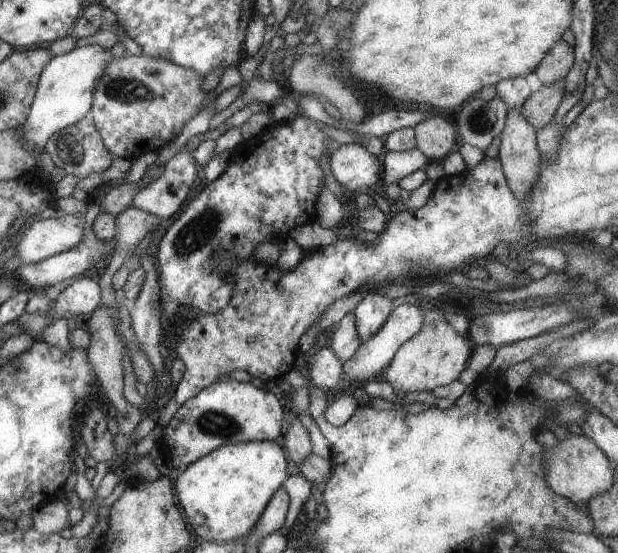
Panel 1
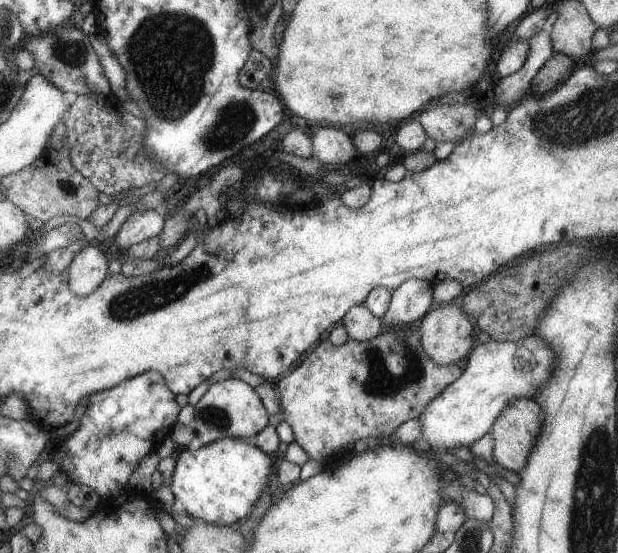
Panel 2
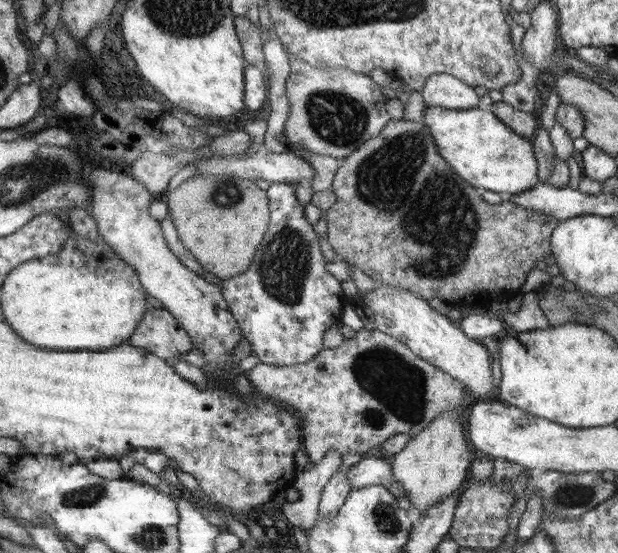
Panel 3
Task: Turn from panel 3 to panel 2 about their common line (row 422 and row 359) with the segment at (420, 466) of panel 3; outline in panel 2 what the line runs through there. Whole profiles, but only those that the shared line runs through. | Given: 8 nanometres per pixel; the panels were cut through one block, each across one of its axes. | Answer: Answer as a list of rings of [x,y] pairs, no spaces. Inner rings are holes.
[[[434,306],[417,323],[417,329],[426,356],[440,366],[456,365],[474,346],[474,326],[458,306]]]

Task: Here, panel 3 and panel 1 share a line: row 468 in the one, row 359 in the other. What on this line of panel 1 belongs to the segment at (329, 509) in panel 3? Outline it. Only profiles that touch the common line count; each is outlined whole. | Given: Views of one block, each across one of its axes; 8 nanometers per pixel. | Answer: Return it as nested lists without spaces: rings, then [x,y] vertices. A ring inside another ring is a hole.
[[[348,311],[337,326],[338,330],[328,338],[327,346],[337,354],[342,362],[346,362],[362,344],[355,327],[355,314],[353,311]]]

